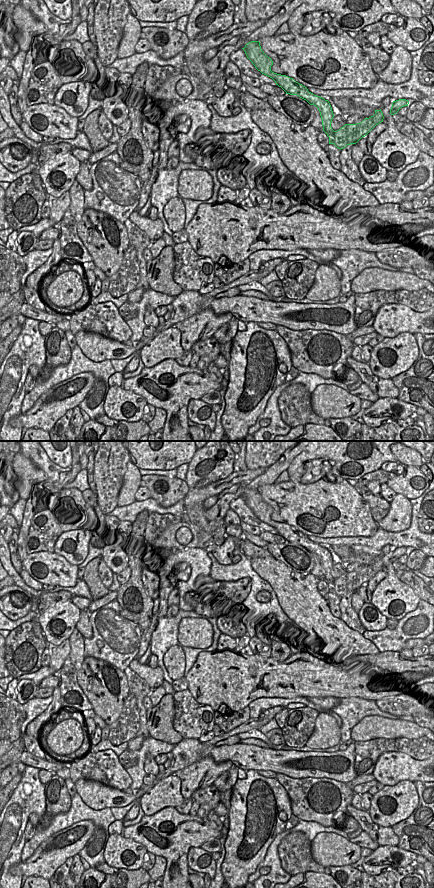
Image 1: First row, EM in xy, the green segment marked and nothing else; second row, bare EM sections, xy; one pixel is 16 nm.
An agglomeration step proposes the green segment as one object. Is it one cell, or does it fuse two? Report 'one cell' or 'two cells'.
two cells

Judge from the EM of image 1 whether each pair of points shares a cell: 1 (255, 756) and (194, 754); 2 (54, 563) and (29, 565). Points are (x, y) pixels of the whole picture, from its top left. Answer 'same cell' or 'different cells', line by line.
1: same cell
2: same cell

